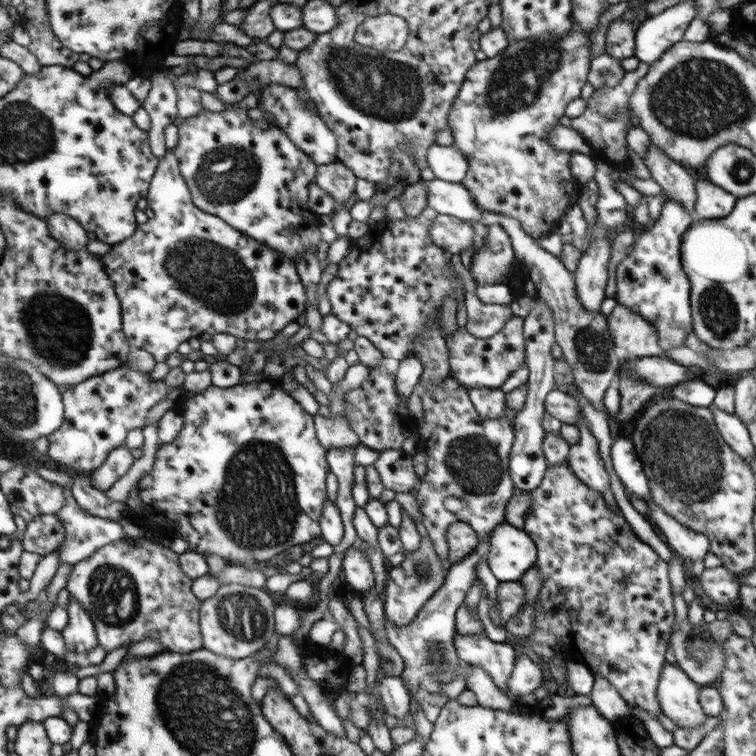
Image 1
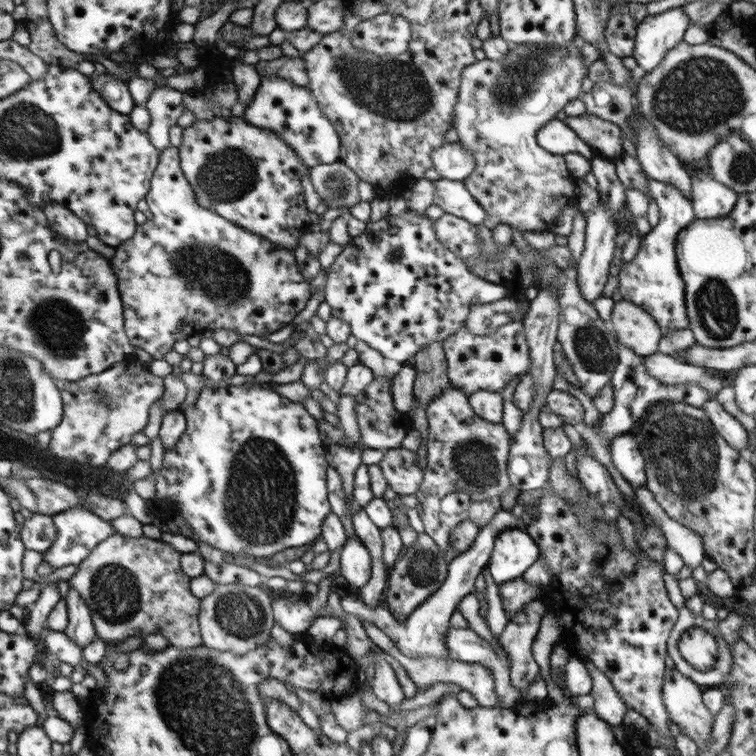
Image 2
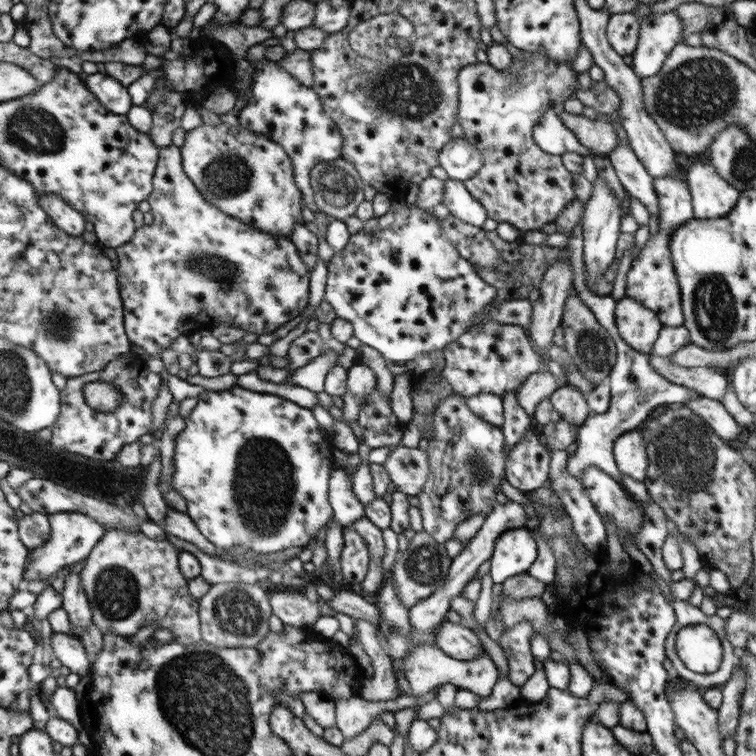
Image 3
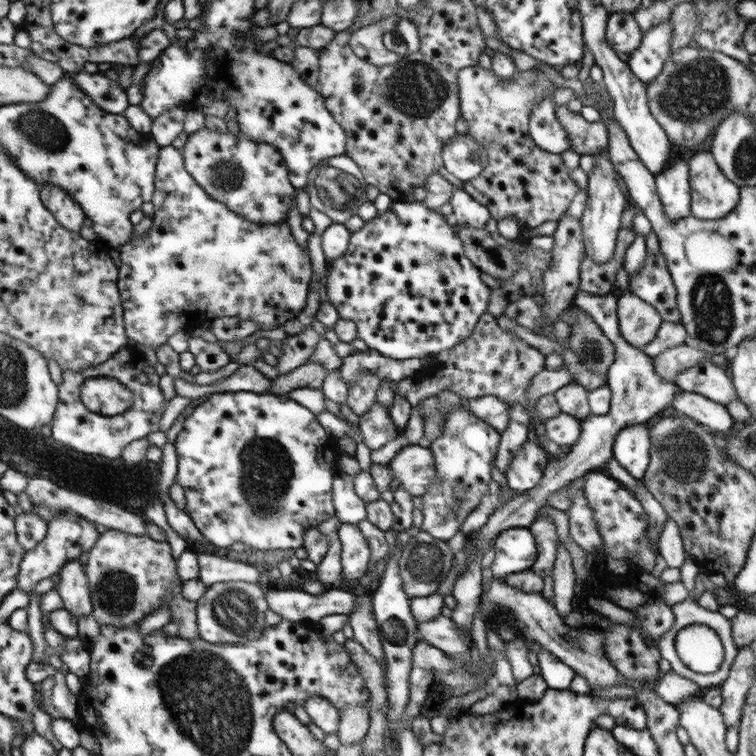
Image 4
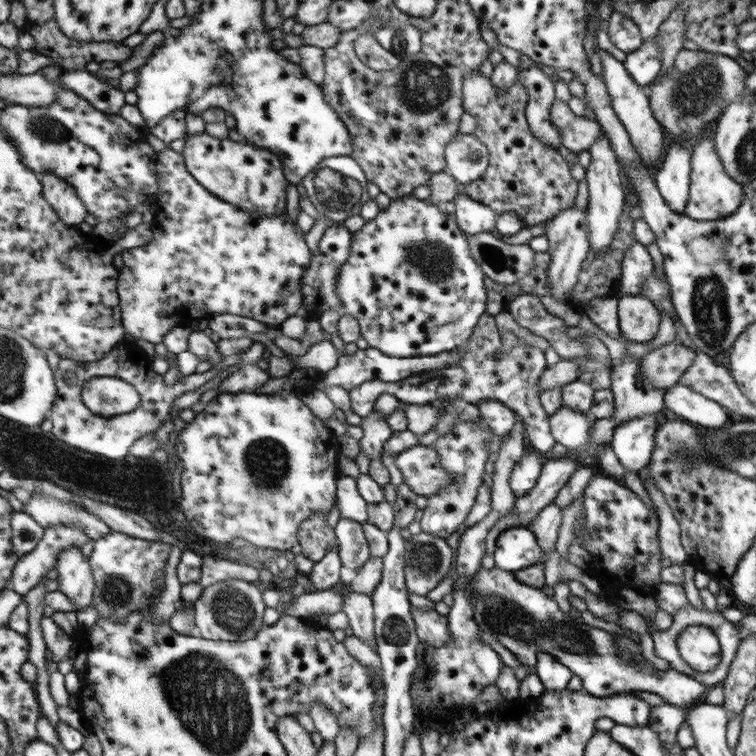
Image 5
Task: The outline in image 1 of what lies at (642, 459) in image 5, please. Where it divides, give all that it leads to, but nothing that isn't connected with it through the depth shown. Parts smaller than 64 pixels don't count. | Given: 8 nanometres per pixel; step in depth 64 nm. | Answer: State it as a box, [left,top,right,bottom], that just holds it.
[610,437,651,502]

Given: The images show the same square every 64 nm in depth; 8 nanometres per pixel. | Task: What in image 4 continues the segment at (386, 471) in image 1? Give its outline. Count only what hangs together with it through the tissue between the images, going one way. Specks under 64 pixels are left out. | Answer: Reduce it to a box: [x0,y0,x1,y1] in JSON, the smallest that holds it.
[388,444,436,496]

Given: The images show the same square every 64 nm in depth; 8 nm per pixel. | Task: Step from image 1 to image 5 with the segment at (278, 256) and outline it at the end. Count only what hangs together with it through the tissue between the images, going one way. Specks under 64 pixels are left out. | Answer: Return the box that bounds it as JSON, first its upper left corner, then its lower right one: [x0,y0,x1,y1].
[118,147,310,345]

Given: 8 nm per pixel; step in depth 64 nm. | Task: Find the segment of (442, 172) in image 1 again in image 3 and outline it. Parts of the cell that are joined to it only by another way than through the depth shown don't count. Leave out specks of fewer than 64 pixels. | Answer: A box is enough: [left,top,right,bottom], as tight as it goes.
[438,137,482,181]

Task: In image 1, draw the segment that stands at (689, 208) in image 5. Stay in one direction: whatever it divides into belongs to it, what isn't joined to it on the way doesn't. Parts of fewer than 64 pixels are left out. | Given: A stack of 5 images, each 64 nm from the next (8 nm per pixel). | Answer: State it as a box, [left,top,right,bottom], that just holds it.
[696,179,738,219]

